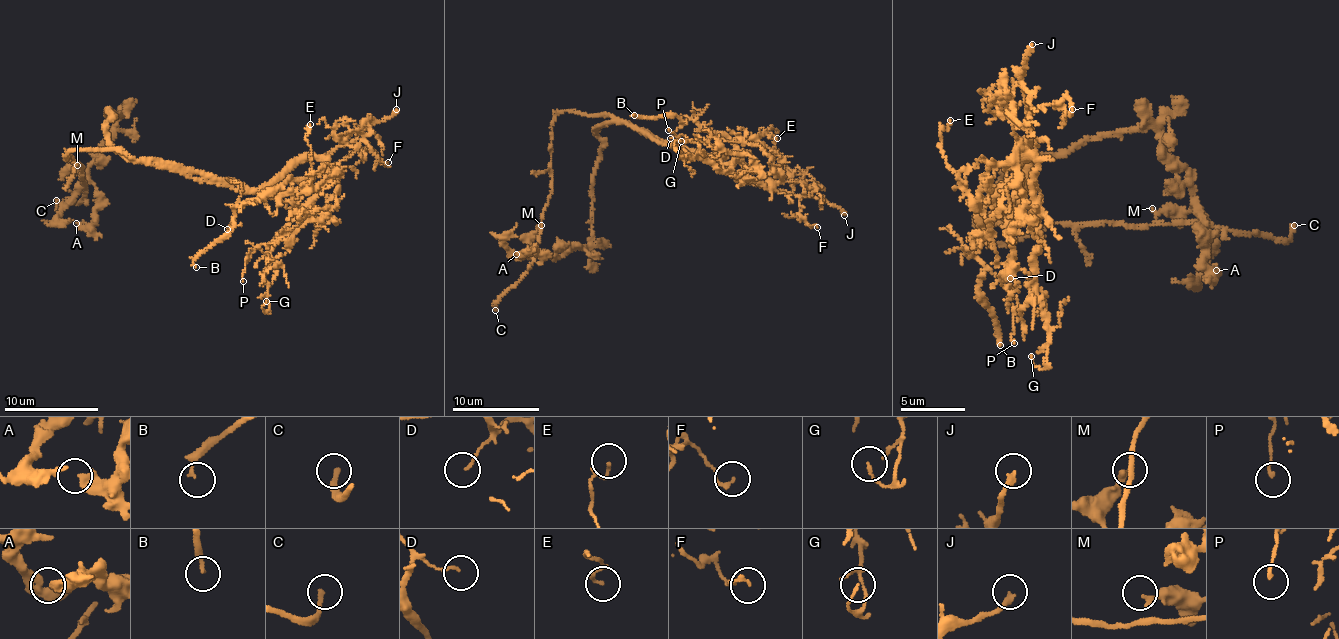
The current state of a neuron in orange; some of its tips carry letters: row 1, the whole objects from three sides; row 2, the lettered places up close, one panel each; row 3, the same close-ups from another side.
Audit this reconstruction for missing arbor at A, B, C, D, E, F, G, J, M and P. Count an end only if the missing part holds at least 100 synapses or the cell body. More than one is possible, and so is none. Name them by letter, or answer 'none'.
C

